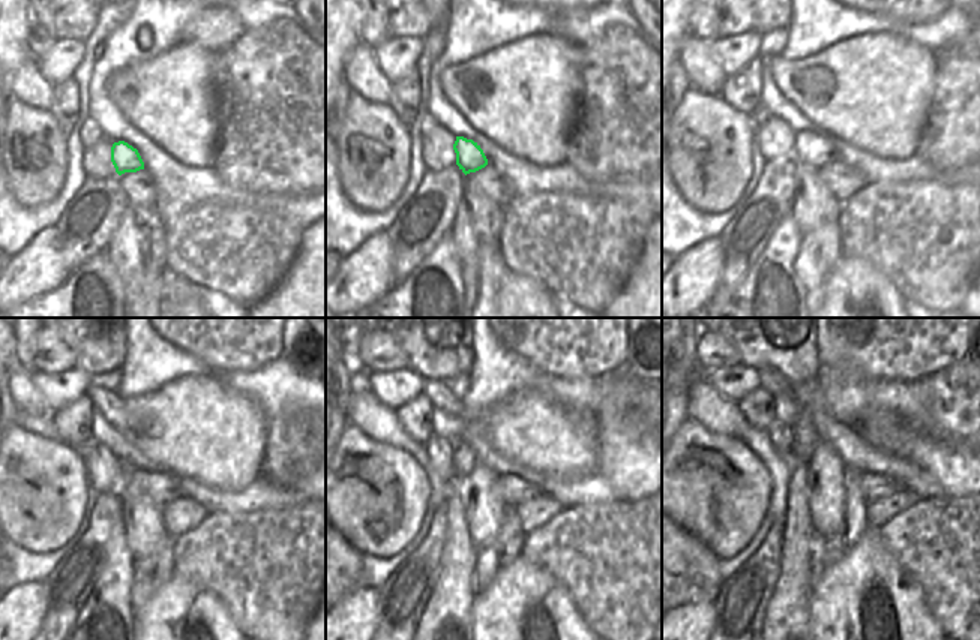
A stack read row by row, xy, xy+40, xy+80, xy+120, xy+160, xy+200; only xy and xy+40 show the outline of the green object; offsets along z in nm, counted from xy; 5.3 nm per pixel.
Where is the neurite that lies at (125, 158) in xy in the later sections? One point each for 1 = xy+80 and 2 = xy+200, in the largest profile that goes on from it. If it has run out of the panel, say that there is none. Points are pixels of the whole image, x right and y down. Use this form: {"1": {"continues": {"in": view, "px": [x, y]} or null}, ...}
{"1": {"continues": {"in": "xy+80", "px": [817, 149]}}, "2": {"continues": {"in": "xy+200", "px": [872, 486]}}}

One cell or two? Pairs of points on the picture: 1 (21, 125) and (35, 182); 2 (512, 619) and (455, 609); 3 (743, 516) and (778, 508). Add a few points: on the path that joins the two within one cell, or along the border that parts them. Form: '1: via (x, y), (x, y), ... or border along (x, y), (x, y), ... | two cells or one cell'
1: via (36, 134), (36, 146), (50, 161), (47, 167) | one cell
2: border along (474, 595), (470, 624) | two cells
3: border along (772, 477), (772, 496), (766, 511) | two cells

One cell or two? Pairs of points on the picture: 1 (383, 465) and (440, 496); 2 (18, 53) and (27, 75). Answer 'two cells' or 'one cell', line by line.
1: two cells
2: two cells

